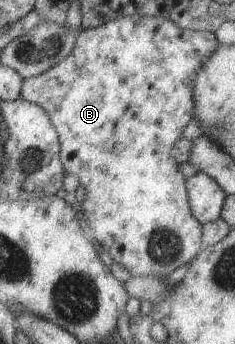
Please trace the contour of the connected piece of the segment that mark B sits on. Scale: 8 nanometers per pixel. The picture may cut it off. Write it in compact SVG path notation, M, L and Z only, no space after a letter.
M124 16L120 20L107 22L98 28L81 30L78 35L75 50L72 54L60 62L58 66L35 77L24 79L22 97L32 103L39 104L51 116L52 122L58 129L62 144L61 159L68 174L81 178L81 185L86 190L86 198L81 207L81 215L84 222L93 228L96 243L101 245L111 255L111 258L125 267L134 277L138 276L168 276L176 272L180 266L193 262L193 260L206 247L203 241L203 224L194 216L189 201L188 178L182 174L180 163L176 160L174 148L178 140L182 138L184 128L194 120L196 104L194 104L194 76L202 68L204 58L208 60L216 48L219 40L215 32L195 31L180 28L172 20L164 20L151 16Z

